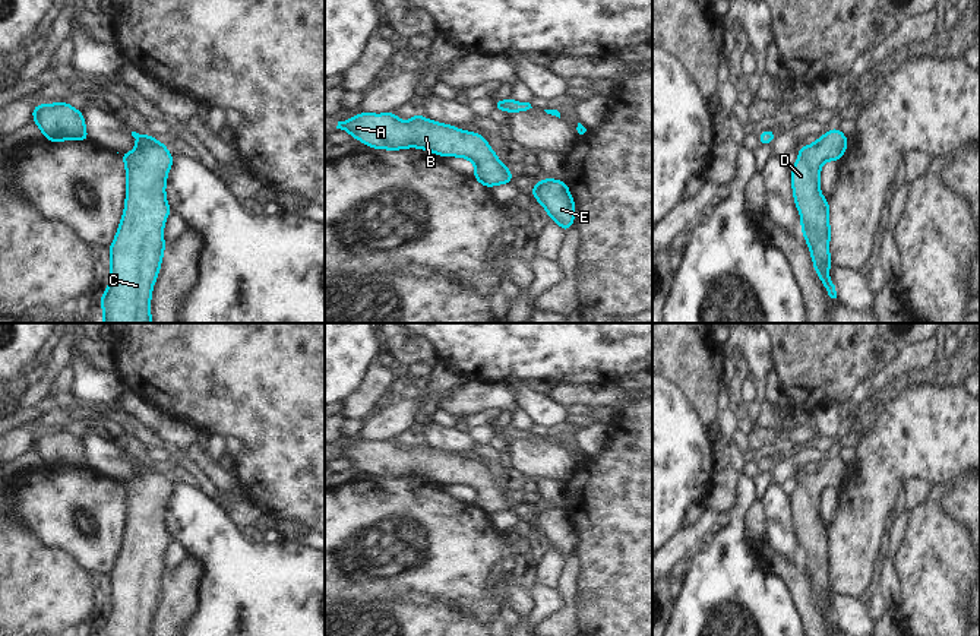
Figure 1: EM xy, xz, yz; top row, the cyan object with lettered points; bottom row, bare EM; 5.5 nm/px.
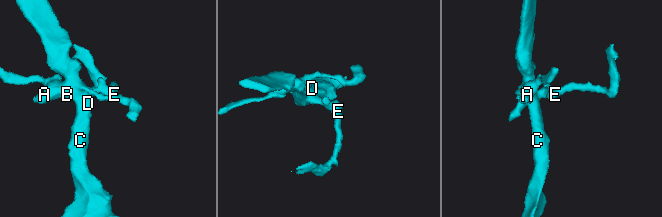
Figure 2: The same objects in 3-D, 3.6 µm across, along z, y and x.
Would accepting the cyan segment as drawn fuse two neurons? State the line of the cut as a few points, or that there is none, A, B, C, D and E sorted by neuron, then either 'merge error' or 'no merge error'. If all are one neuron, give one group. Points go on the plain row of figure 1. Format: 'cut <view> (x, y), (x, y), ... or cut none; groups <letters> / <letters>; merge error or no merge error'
cut none; groups A B C D E; no merge error

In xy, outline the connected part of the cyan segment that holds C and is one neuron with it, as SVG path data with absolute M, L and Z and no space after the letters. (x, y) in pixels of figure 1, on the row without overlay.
M132 459L136 475L118 481L126 491L126 531L110 572L110 601L101 636L151 636L154 611L165 578L164 554L171 541L165 510L174 485L161 468Z

